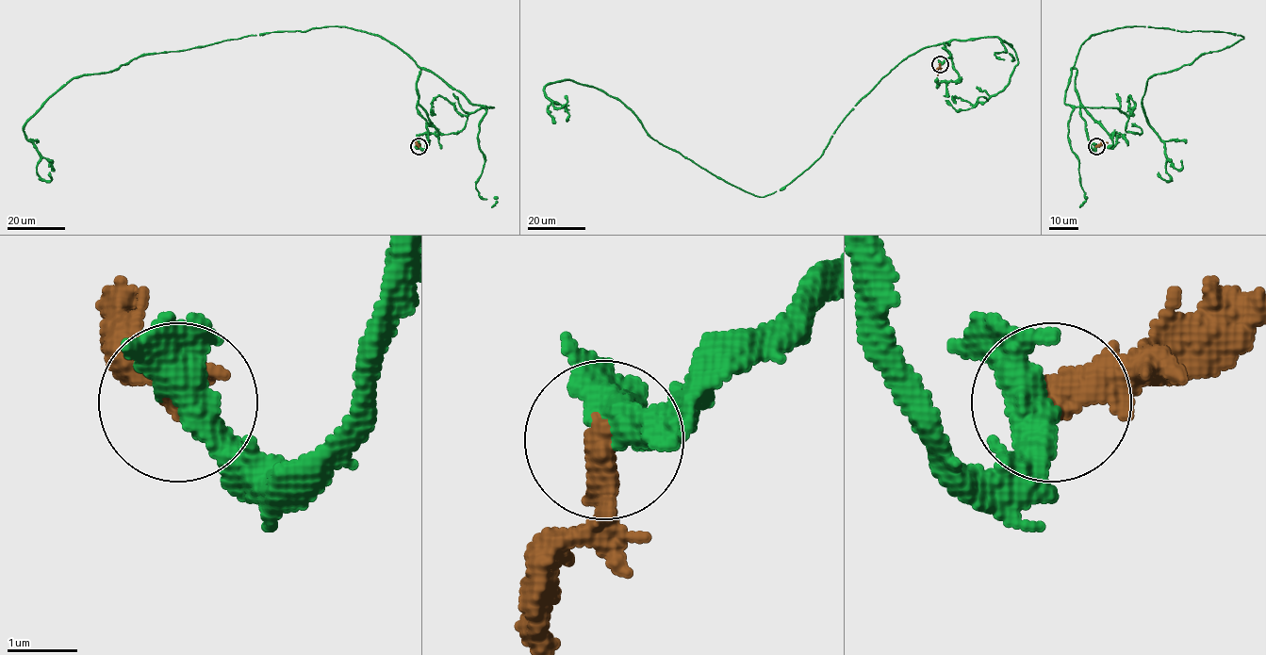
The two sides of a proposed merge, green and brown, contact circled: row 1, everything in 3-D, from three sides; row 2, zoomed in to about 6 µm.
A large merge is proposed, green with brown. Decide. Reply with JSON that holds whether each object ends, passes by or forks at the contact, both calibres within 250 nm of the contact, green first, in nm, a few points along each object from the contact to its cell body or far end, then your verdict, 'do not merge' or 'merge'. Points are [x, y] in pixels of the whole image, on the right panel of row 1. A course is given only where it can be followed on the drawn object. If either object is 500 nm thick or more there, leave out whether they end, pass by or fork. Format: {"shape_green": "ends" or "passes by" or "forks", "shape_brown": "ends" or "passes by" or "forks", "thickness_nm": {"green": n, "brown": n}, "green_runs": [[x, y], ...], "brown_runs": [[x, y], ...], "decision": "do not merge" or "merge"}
{"shape_green": "forks", "shape_brown": "ends", "thickness_nm": {"green": 360, "brown": 460}, "green_runs": [[1095, 146], [1075, 87], [1092, 36], [1144, 26], [1242, 36], [1148, 78], [1142, 110], [1170, 180], [1159, 171]], "brown_runs": [[1095, 146], [1108, 142]], "decision": "do not merge"}

